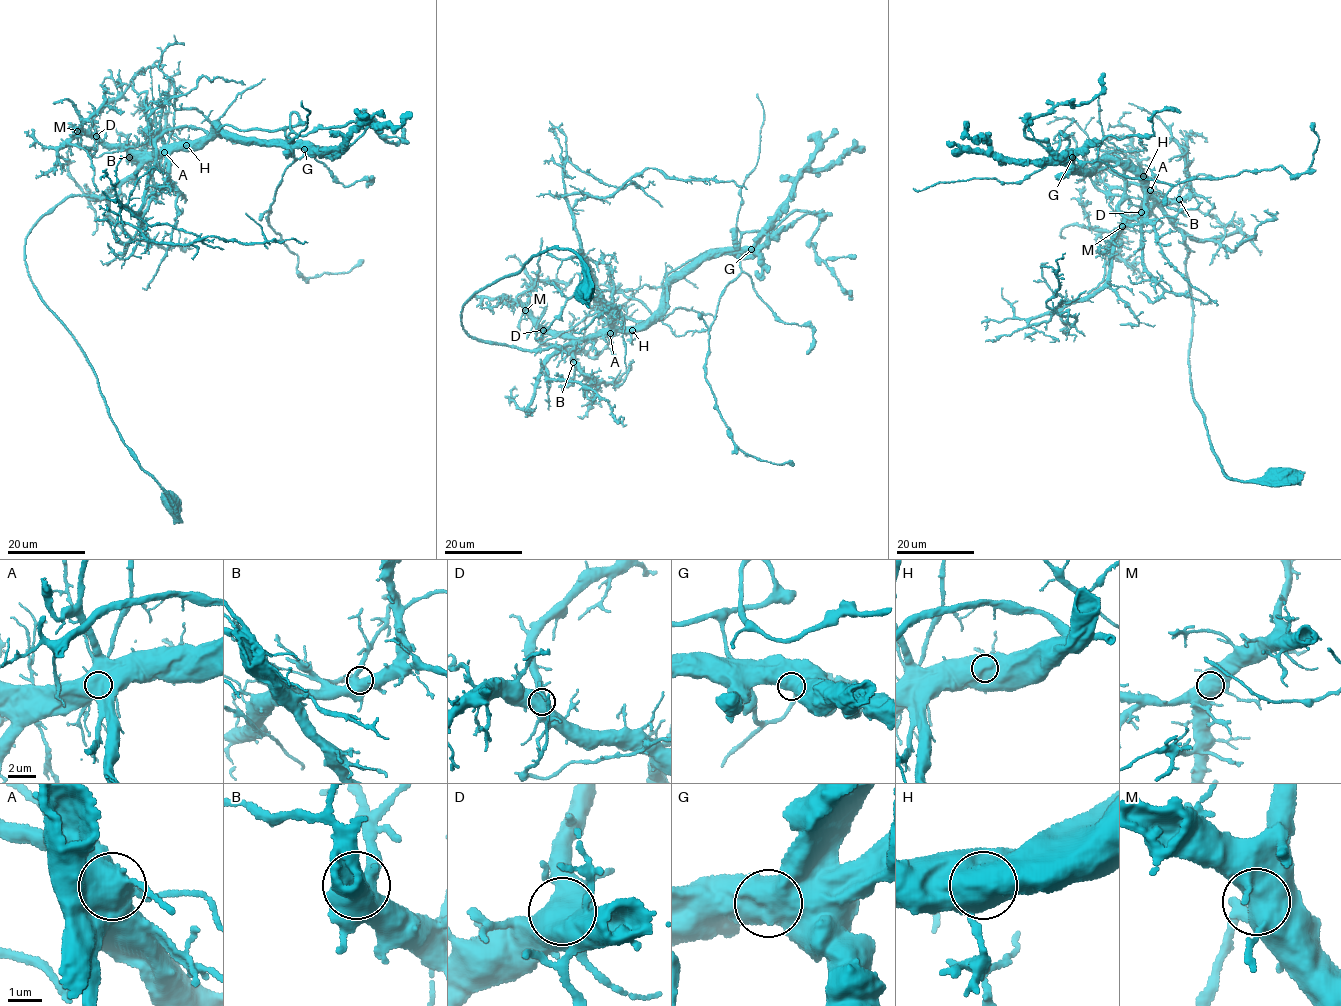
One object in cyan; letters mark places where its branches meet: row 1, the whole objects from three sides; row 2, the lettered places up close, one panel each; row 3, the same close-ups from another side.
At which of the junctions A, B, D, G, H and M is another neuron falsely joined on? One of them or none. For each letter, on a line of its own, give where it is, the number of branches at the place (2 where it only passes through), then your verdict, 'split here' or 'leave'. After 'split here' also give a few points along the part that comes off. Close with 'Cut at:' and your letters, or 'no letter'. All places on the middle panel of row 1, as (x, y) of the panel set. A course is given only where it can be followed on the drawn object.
A: place (610, 333); branches 2; split here; course (610, 333), (601, 298), (652, 322), (669, 273), (706, 251), (740, 256), (705, 380), (735, 445), (794, 463)
B: place (573, 362); branches 2; leave
D: place (543, 330); branches 2; leave
G: place (751, 249); branches 2; leave
H: place (632, 330); branches 2; leave
M: place (525, 310); branches 2; leave
Cut at: A

